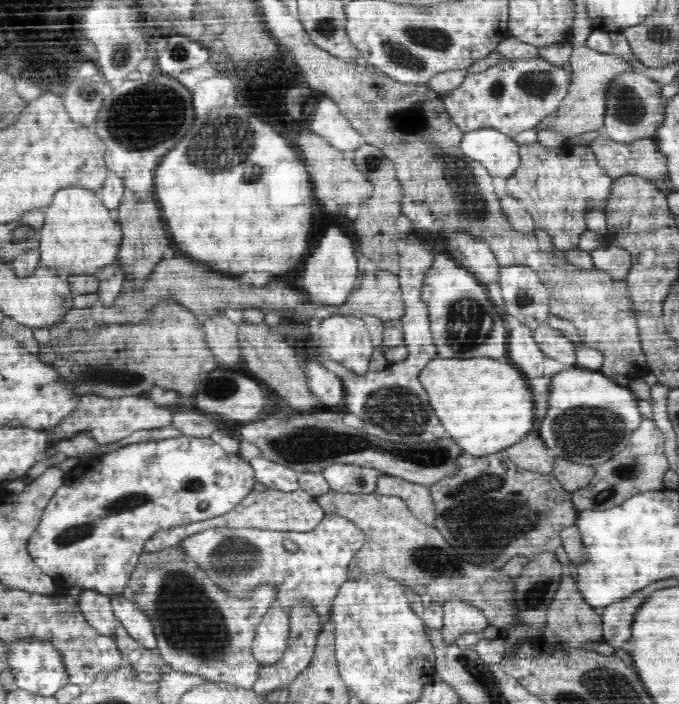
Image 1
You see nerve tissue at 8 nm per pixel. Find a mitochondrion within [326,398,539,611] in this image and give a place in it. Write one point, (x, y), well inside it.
(436, 560)

